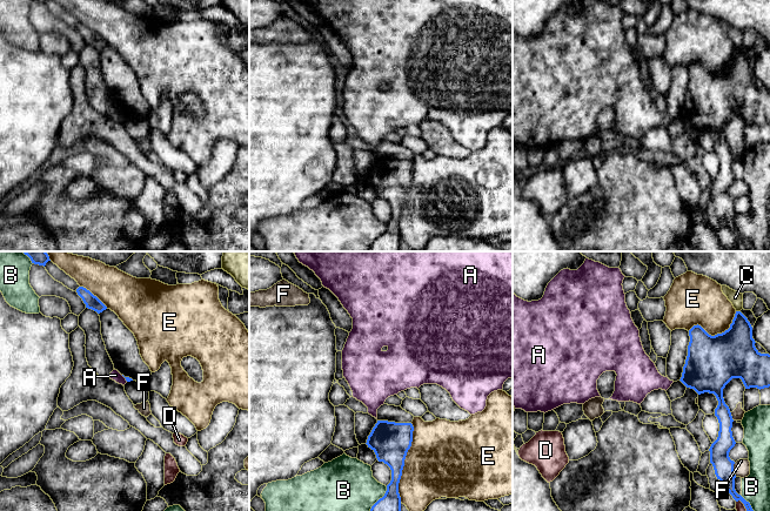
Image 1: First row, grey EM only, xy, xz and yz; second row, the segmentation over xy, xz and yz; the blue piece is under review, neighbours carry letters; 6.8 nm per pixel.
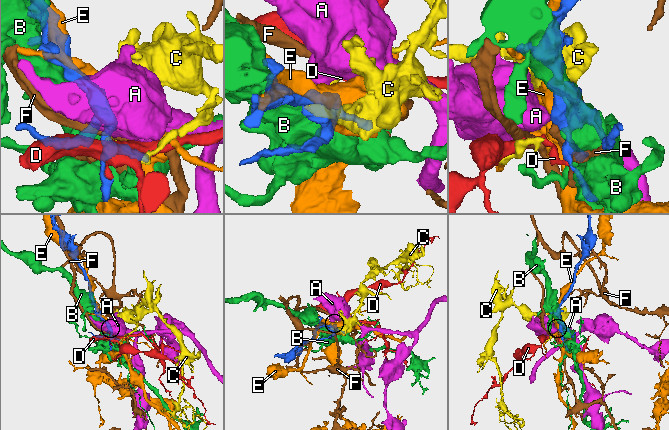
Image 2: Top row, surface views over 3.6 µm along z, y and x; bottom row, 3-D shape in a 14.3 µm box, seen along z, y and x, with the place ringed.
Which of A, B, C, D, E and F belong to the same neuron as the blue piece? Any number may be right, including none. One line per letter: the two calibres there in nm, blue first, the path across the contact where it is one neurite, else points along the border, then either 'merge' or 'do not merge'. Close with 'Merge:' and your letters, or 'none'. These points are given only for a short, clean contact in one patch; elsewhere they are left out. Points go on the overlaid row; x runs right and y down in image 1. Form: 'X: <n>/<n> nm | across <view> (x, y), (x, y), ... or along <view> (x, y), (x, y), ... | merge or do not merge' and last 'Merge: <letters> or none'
A: 30/70 nm | along xy (121, 375), (127, 381) | do not merge
B: 130/360 nm | do not merge
C: 280/90 nm | along yz (736, 310), (740, 311) | do not merge
D: 120/60 nm | along yz (736, 501), (740, 501), (747, 510) | do not merge
E: 260/460 nm | do not merge
F: 140/110 nm | do not merge
Merge: none

